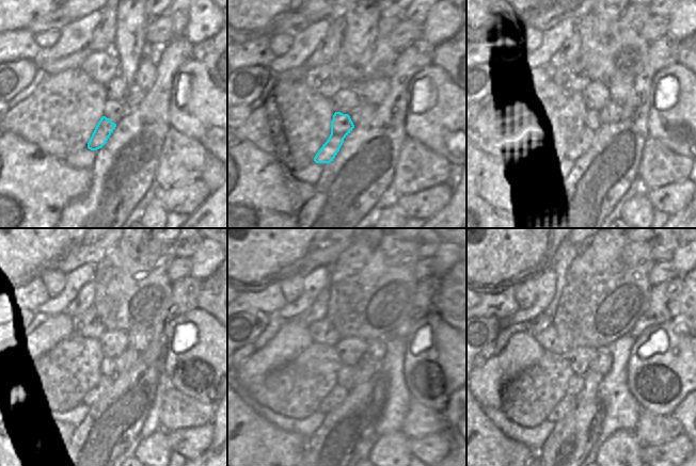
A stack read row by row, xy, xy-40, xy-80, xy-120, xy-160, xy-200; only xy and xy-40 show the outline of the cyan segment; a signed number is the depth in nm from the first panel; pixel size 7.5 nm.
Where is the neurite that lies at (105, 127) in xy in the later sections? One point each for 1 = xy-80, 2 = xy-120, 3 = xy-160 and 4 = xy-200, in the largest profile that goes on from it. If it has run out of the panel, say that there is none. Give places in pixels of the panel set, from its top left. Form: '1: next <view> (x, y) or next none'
1: next xy-80 (583, 142)
2: next xy-120 (105, 383)
3: next xy-160 (337, 395)
4: next xy-200 (567, 403)

